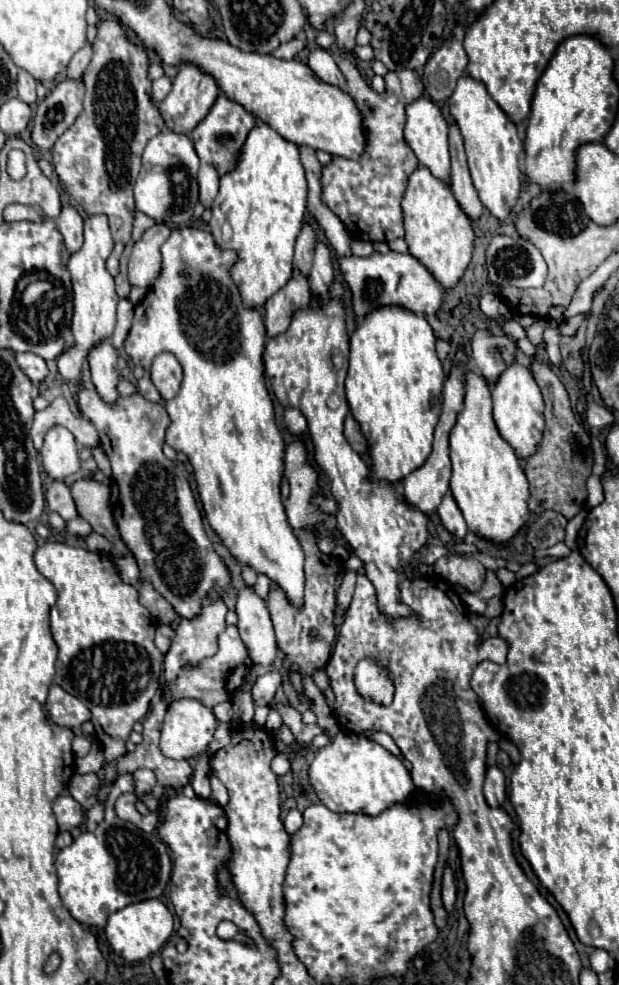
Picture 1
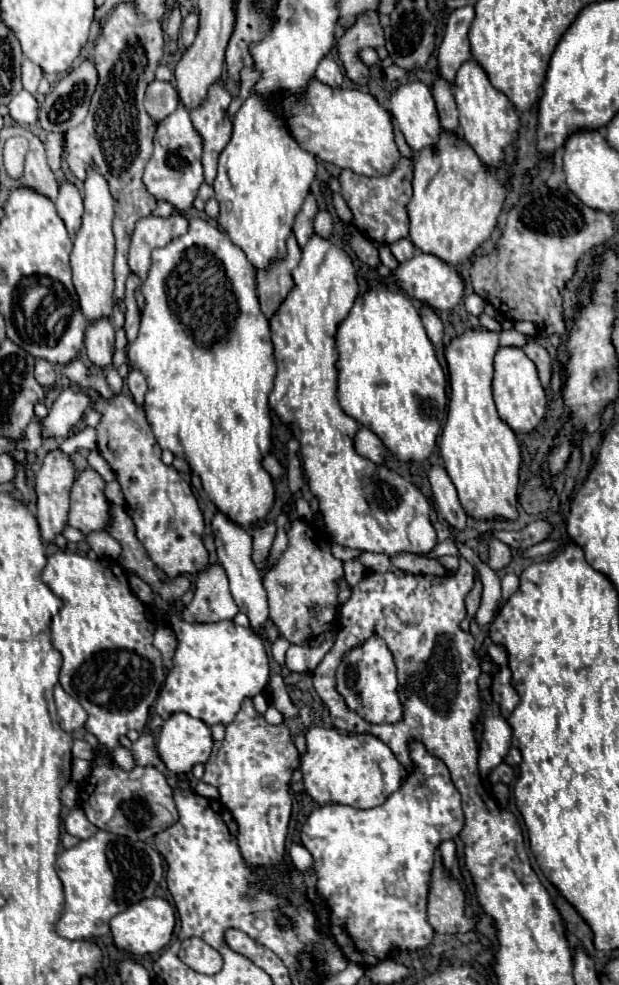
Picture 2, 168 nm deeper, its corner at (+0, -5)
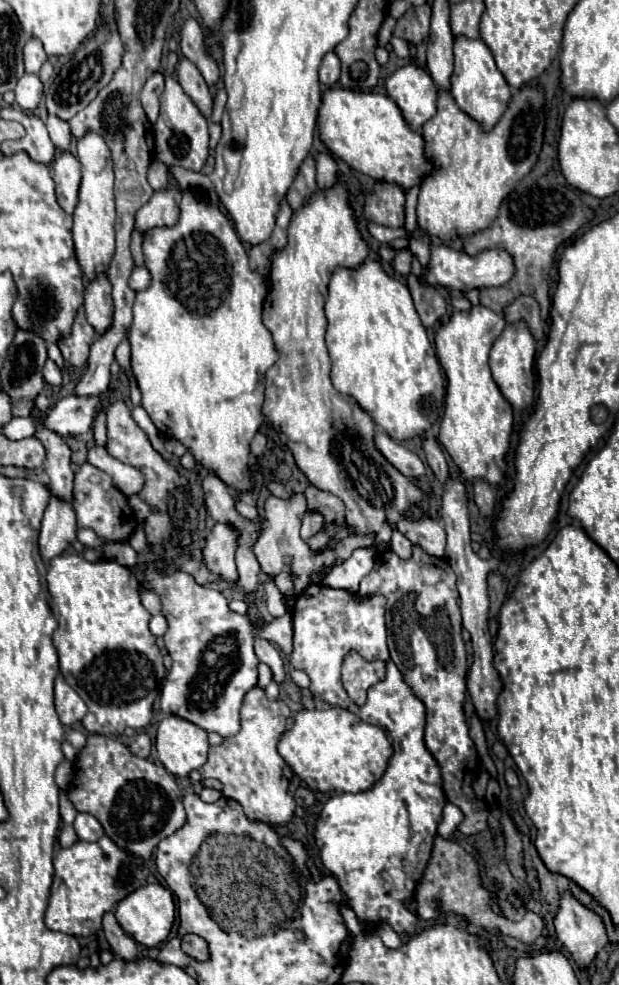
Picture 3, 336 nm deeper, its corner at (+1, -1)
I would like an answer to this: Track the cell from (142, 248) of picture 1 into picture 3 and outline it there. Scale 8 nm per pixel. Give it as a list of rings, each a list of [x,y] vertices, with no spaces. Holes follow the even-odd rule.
[[[169,185],[167,191],[157,191],[135,215],[135,231],[145,235],[155,227],[173,227],[179,219],[181,191]]]

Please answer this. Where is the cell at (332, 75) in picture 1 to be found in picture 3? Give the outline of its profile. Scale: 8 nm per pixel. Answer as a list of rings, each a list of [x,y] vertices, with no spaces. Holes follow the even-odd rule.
[[[329,51],[323,61],[321,61],[321,67],[319,67],[319,81],[327,87],[335,85],[337,79],[339,79],[339,73],[341,73],[341,63],[339,63],[339,57]]]

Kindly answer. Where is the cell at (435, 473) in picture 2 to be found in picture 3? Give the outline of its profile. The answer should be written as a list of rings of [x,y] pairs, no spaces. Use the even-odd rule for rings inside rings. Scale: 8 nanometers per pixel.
[[[427,439],[427,441],[423,441],[423,451],[425,451],[427,463],[429,463],[431,471],[435,473],[435,477],[439,479],[439,483],[445,483],[449,479],[449,463],[445,459],[441,445],[435,439]]]

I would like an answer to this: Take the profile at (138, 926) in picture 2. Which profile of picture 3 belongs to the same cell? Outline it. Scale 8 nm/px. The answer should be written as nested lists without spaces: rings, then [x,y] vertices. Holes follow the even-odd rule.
[[[147,883],[139,891],[133,891],[127,899],[123,899],[115,907],[115,919],[119,921],[123,931],[127,935],[131,935],[137,943],[141,943],[145,947],[155,947],[169,937],[169,931],[171,931],[171,925],[175,919],[173,895],[165,887],[161,887],[159,883],[153,883],[153,885]]]

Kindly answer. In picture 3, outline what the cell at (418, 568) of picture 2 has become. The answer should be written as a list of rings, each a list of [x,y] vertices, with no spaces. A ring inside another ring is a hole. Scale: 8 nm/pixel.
[[[393,531],[391,549],[393,549],[401,559],[409,559],[409,557],[411,557],[411,551],[413,551],[413,545],[411,545],[411,541],[409,541],[405,535],[401,535],[399,531]]]

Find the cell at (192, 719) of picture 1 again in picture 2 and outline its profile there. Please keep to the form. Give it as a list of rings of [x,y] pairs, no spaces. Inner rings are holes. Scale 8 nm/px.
[[[176,713],[164,721],[158,737],[158,755],[166,769],[190,773],[196,763],[206,763],[212,751],[210,727],[188,713]]]

